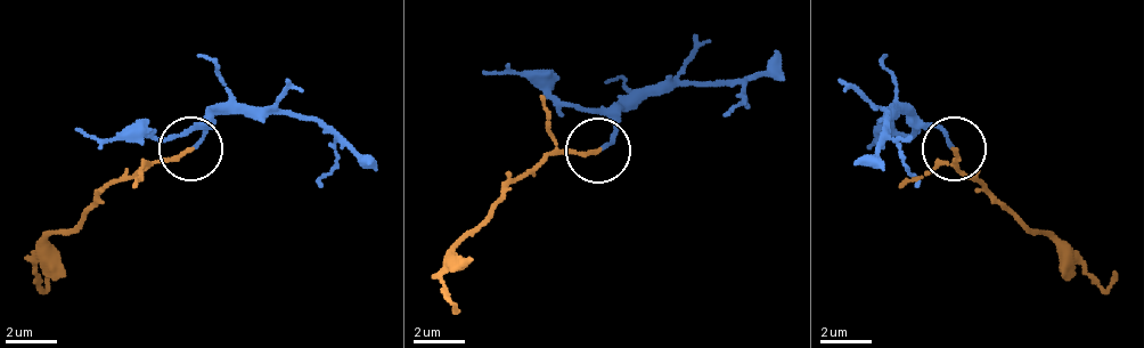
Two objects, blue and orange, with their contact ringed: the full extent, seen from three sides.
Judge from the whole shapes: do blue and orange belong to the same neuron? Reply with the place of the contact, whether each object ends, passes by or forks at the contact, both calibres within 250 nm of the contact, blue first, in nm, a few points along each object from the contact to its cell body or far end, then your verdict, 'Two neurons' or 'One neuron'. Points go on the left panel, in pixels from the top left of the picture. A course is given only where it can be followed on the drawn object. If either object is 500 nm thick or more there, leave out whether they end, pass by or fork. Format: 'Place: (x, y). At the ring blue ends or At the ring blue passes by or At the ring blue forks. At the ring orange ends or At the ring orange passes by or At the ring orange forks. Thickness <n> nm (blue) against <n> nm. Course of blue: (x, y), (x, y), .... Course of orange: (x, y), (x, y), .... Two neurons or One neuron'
Place: (190, 148). At the ring blue ends. At the ring orange ends. Thickness 130 nm (blue) against 160 nm. Course of blue: (189, 147), (227, 114), (311, 114), (336, 147), (317, 185). Course of orange: (189, 147), (144, 166), (99, 199), (35, 262), (41, 288), (54, 269). One neuron

